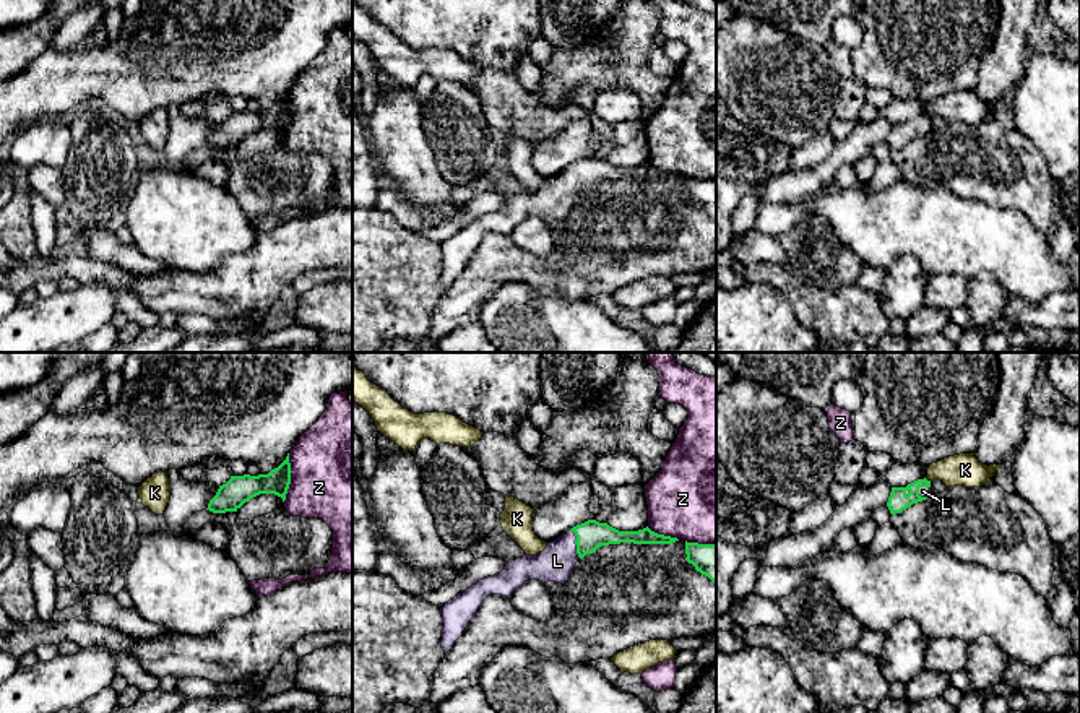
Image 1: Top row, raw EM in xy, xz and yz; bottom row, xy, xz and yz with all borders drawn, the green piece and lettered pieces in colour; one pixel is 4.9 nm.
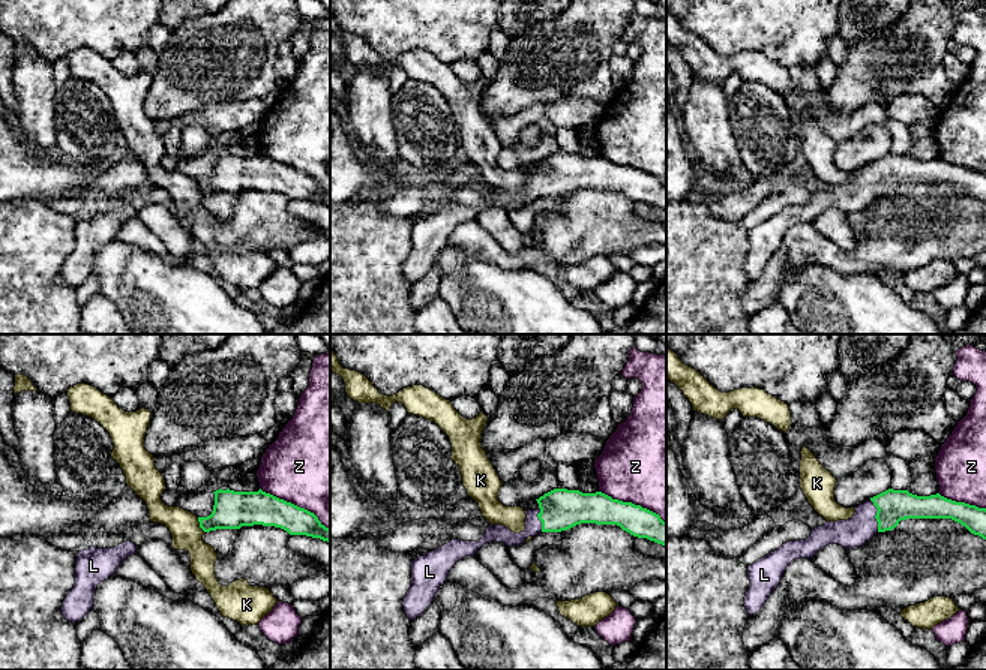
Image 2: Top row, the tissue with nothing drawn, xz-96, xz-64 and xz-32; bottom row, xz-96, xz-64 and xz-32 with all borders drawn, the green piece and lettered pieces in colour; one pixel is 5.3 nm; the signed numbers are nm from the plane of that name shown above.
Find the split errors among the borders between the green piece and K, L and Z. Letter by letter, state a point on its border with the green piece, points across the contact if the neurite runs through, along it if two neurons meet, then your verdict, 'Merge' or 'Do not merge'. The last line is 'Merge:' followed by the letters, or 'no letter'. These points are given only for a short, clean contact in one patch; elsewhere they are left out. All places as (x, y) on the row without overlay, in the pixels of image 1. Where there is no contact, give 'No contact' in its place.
K: Touches green at yz (926, 116). Boundary: yz (924, 114), (931, 117). Do not merge
L: Touches green at xz (575, 179). Path across: xz (590, 171), (575, 179), (557, 197). Merge
Z: Touches green at xy (289, 114). Do not merge
Merge: L

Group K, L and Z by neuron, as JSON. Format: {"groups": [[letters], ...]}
{"groups": [["K"], ["L"], ["Z"]]}

